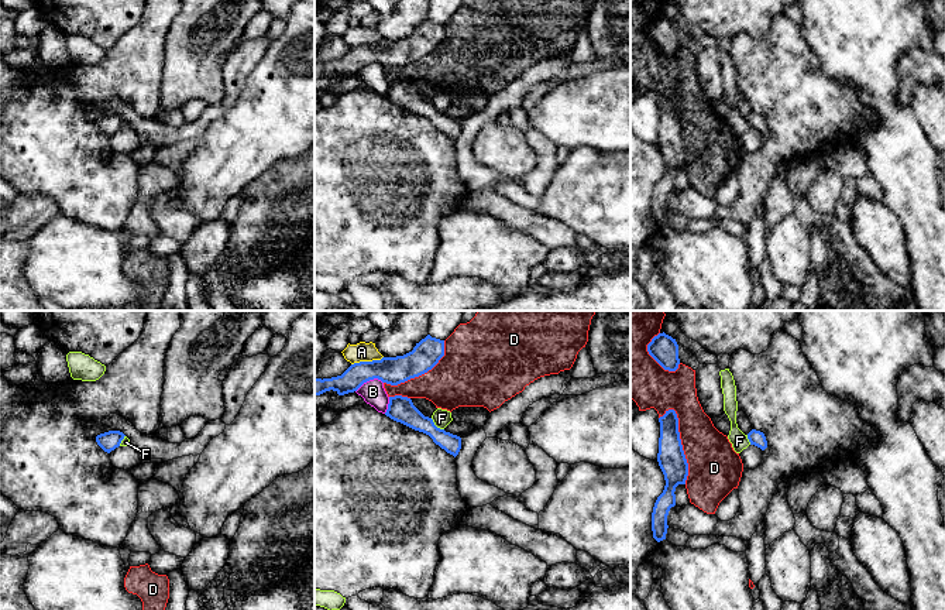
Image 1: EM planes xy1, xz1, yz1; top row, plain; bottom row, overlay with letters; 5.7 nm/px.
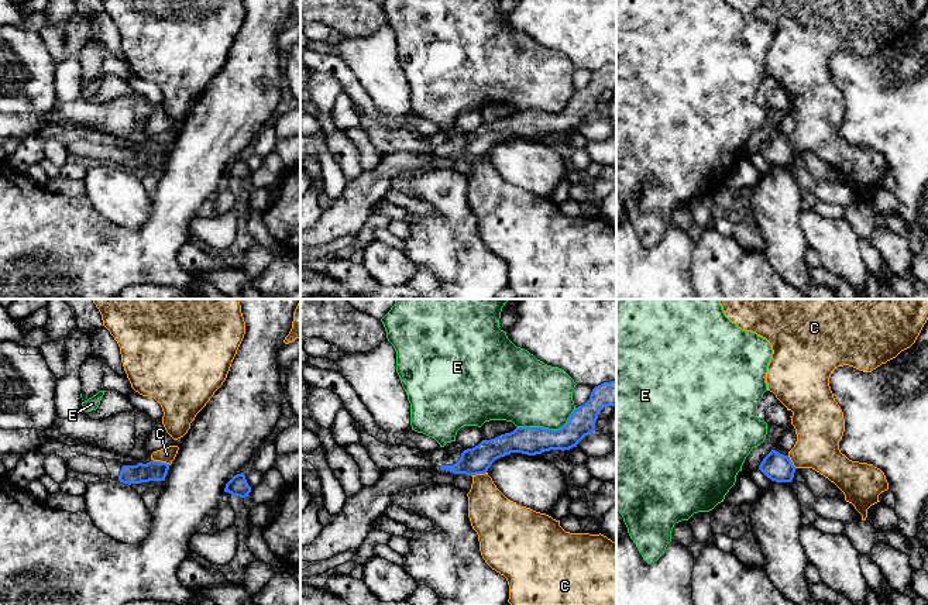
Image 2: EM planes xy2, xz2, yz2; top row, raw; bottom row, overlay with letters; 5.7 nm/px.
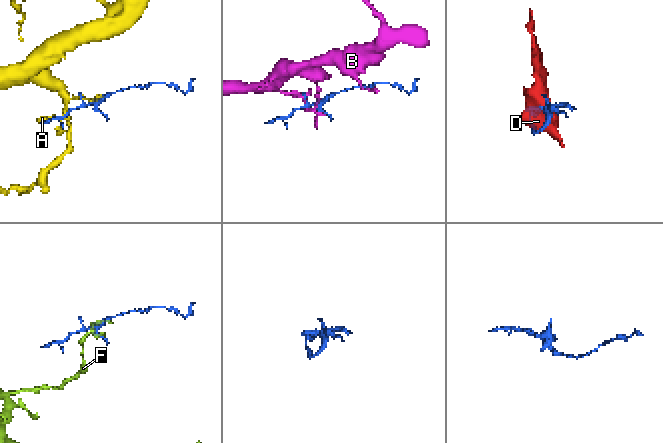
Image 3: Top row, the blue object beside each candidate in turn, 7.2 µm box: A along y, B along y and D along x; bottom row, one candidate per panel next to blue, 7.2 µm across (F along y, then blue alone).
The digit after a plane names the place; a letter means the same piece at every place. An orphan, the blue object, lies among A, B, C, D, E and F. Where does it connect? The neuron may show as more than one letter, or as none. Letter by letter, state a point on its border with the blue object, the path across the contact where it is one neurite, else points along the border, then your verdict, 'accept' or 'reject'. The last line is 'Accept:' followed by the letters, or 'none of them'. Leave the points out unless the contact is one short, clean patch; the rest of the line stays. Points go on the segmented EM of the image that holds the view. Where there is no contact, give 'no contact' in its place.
A: contact xz1 (367, 362); reject
B: contact xz1 (368, 380); reject
C: contact xy2 (161, 463); border xy2 (153, 459), (169, 464); reject
D: contact yz1 (681, 445); reject
E: contact xz2 (547, 429); border xz2 (576, 408), (557, 429), (516, 428); reject
F: contact xz1 (435, 425); border xz1 (430, 418), (443, 429); reject
Accept: none of them

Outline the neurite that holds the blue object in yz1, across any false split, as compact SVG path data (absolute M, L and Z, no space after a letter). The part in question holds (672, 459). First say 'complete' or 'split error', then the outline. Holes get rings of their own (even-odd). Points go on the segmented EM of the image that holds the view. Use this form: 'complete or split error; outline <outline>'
complete; outline M666 411L666 414L659 418L659 422L657 462L664 474L666 486L663 493L657 497L652 513L652 531L657 542L666 539L669 528L667 515L670 508L676 506L676 487L685 484L688 476L688 463L680 439L676 411Z

